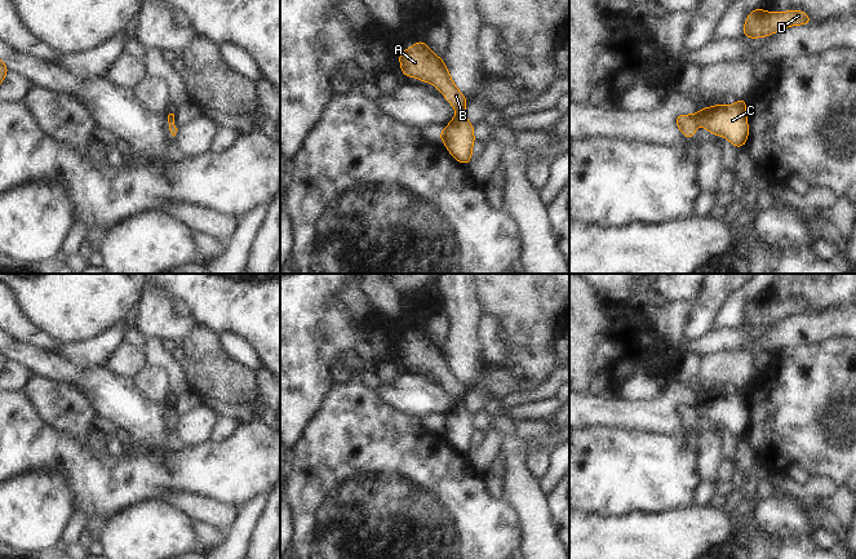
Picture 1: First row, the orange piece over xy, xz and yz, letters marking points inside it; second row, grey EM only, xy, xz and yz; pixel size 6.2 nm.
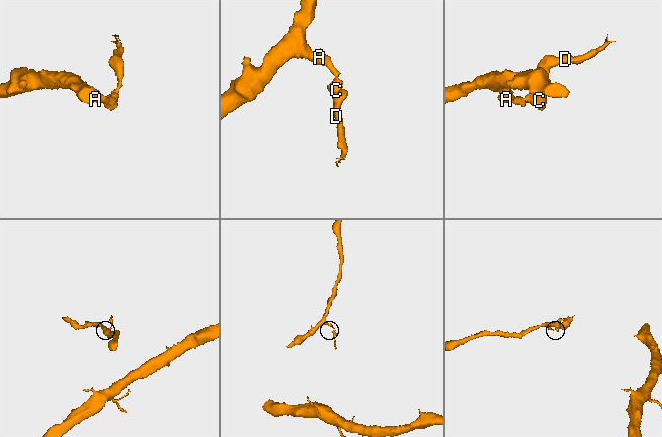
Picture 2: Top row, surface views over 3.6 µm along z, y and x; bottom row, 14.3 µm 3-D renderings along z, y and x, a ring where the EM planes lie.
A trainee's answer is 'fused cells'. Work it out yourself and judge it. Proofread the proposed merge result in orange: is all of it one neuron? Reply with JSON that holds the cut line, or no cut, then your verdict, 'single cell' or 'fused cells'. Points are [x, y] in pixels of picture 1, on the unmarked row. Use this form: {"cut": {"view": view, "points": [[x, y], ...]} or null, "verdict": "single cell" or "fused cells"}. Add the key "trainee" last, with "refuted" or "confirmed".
{"cut": {"view": "xz", "points": [[462, 398], [457, 400]]}, "verdict": "fused cells", "trainee": "confirmed"}

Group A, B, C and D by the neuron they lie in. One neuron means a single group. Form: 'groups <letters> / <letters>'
groups A B / C D

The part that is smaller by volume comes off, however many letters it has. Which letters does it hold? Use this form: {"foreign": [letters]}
{"foreign": ["C", "D"]}

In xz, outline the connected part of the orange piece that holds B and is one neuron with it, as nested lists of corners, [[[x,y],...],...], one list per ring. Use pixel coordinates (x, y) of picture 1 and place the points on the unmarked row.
[[[423,329],[416,330],[411,338],[398,342],[398,347],[405,367],[416,365],[422,372],[434,373],[457,400],[466,396],[469,389],[456,377],[444,349],[436,346]]]

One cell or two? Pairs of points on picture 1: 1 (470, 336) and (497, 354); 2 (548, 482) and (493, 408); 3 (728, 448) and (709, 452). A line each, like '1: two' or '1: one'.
1: two
2: two
3: two

